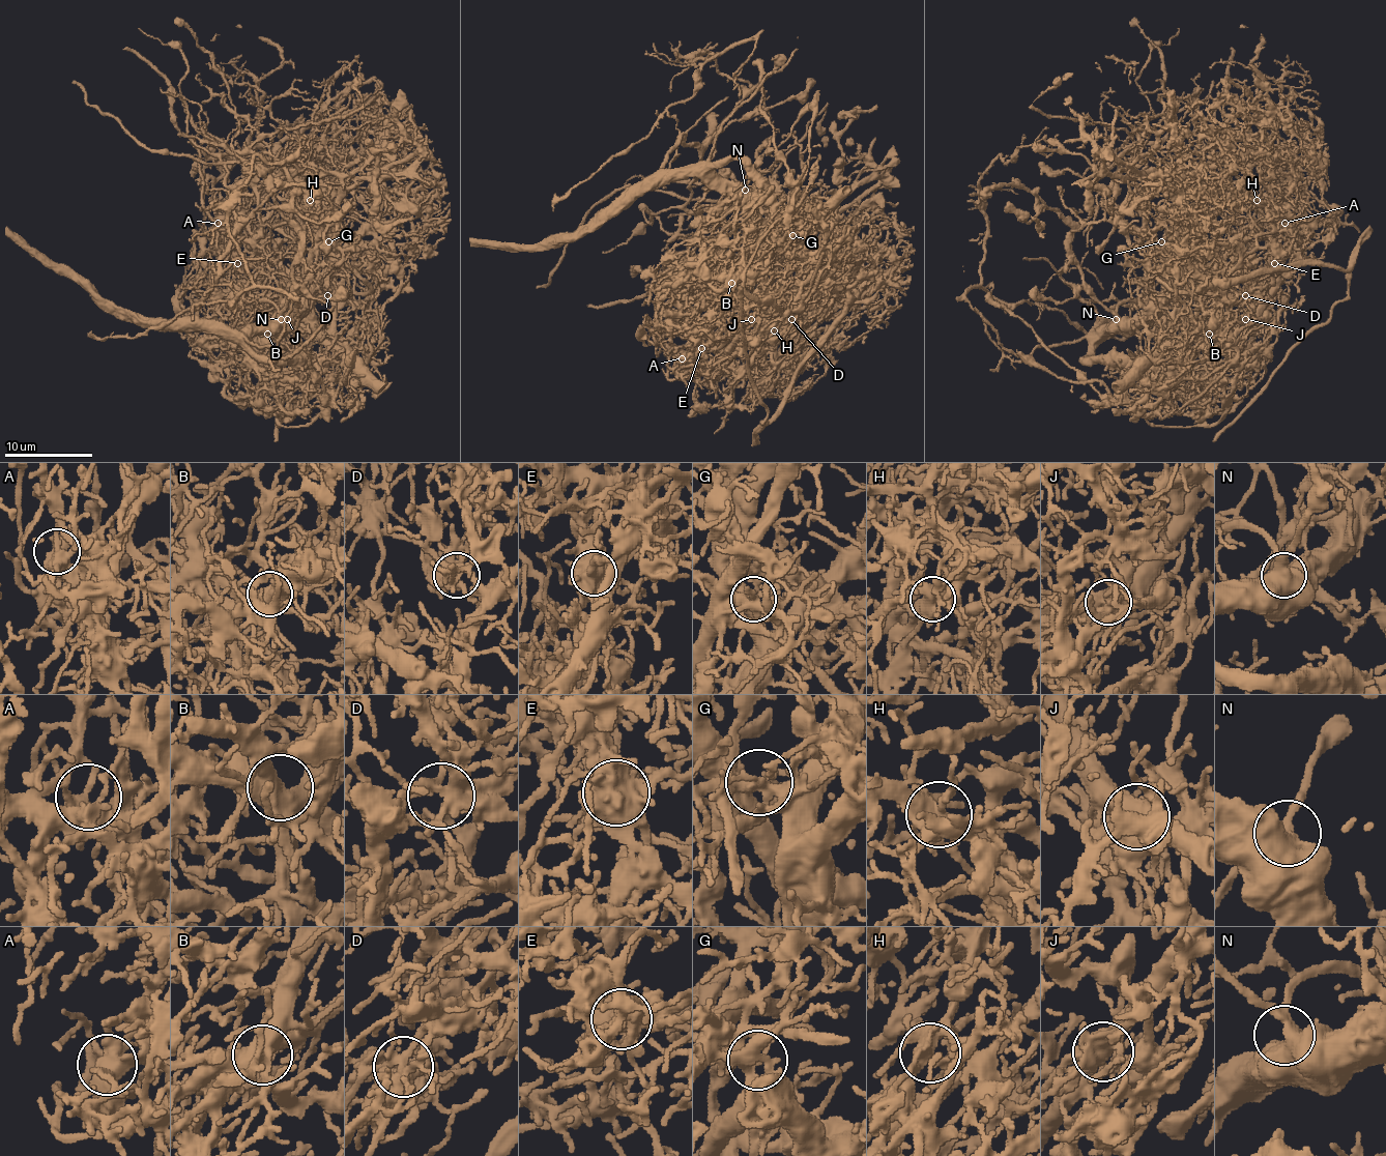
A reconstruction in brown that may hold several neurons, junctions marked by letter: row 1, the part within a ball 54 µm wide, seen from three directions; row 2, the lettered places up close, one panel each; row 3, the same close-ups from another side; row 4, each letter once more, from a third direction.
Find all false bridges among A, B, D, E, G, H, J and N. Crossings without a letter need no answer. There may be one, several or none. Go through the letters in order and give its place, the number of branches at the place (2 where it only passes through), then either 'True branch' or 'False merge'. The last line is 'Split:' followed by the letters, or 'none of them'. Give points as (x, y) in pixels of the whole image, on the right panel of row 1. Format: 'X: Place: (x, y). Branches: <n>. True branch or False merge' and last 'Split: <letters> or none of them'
A: Place: (1285, 223). Branches: 4. True branch
B: Place: (1209, 334). Branches: 4. False merge
D: Place: (1245, 295). Branches: 7. False merge
E: Place: (1274, 263). Branches: 8. False merge
G: Place: (1161, 241). Branches: 3. False merge
H: Place: (1257, 200). Branches: 8. False merge
J: Place: (1245, 319). Branches: 6. False merge
N: Place: (1116, 319). Branches: 3. True branch
Split: B, D, E, G, H, J

